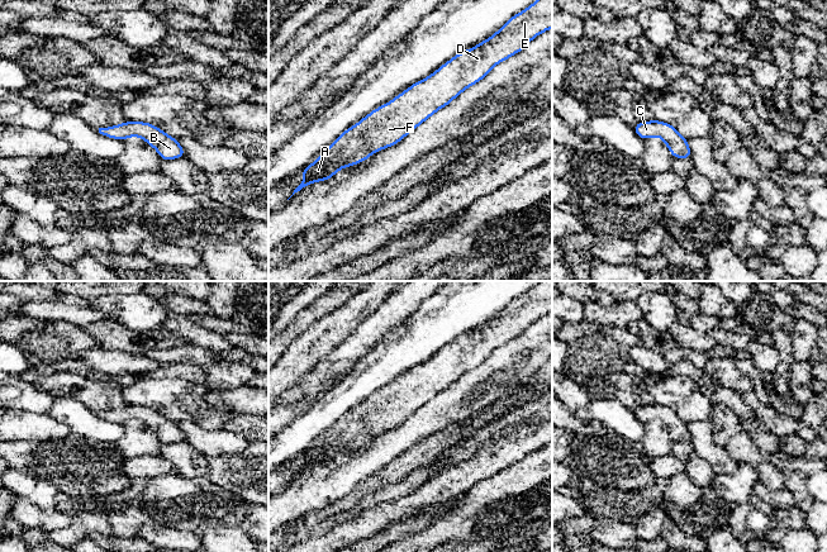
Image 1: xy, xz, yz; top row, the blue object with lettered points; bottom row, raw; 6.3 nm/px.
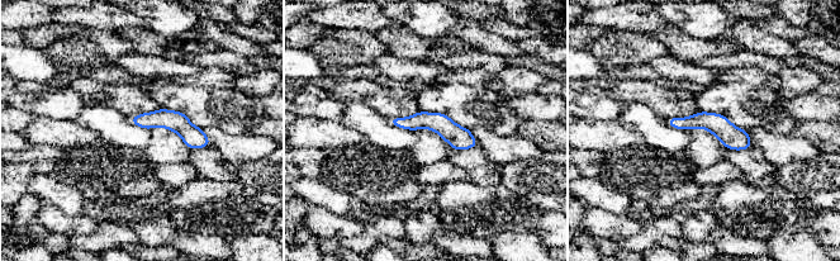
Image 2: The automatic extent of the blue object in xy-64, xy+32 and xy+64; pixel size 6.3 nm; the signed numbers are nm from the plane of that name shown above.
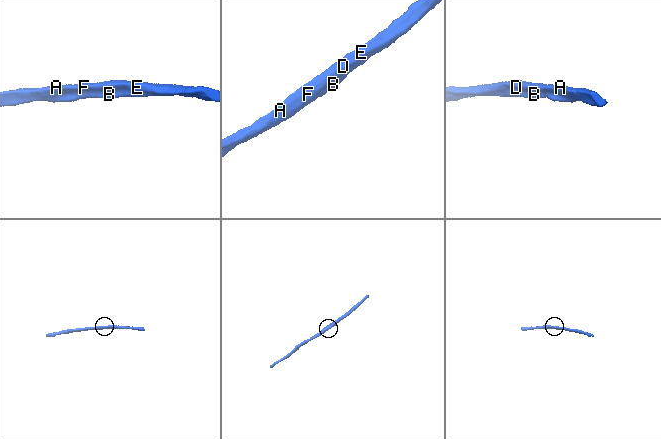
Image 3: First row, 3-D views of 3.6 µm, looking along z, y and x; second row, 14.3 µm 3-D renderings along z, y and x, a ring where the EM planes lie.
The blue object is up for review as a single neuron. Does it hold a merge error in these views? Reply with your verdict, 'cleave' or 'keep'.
keep

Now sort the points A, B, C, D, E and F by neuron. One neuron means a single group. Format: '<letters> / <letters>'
A B C D E F

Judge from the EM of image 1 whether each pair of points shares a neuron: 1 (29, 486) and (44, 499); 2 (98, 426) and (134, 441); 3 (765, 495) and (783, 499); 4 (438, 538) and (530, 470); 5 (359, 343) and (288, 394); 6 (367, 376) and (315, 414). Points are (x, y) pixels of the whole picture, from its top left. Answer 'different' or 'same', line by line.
1: same
2: different
3: same
4: same
5: same
6: same

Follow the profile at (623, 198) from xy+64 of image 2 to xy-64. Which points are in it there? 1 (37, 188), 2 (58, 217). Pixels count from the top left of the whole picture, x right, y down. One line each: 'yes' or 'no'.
1: yes
2: no

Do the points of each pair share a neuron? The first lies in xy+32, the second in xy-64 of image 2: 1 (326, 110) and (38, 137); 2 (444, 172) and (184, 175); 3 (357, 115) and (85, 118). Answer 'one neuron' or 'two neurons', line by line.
1: two neurons
2: one neuron
3: one neuron

